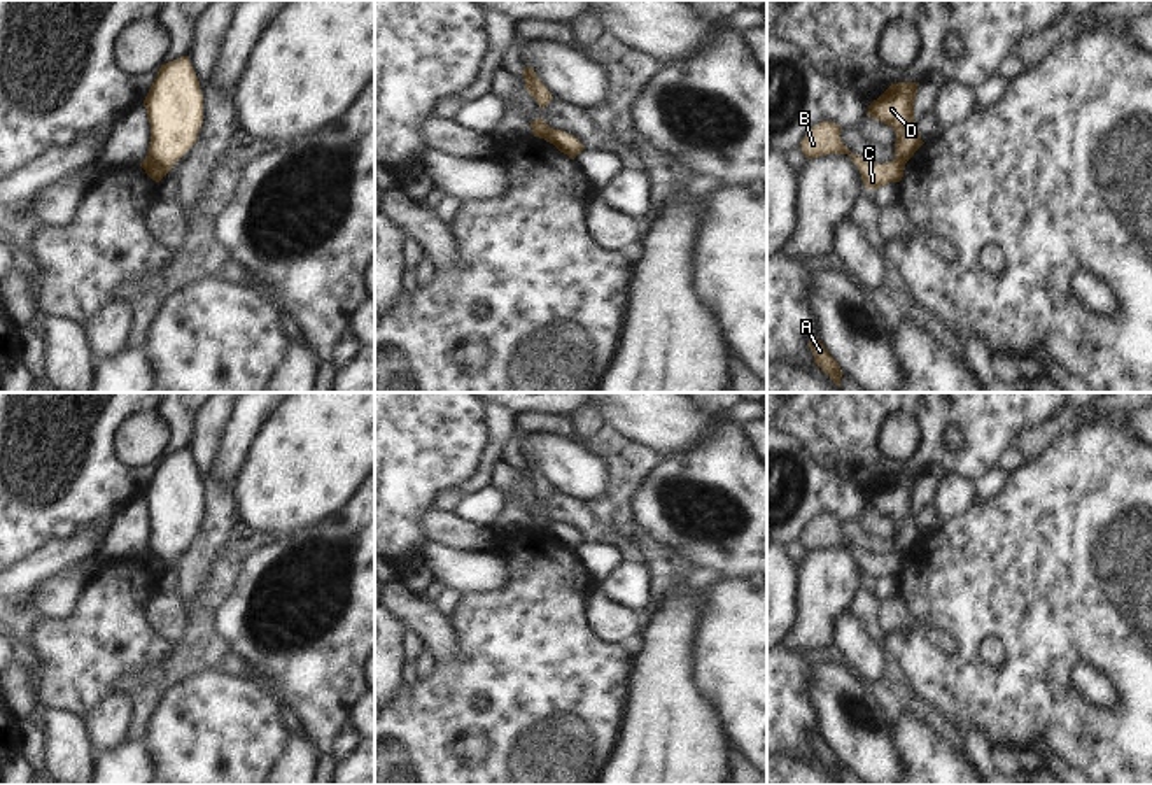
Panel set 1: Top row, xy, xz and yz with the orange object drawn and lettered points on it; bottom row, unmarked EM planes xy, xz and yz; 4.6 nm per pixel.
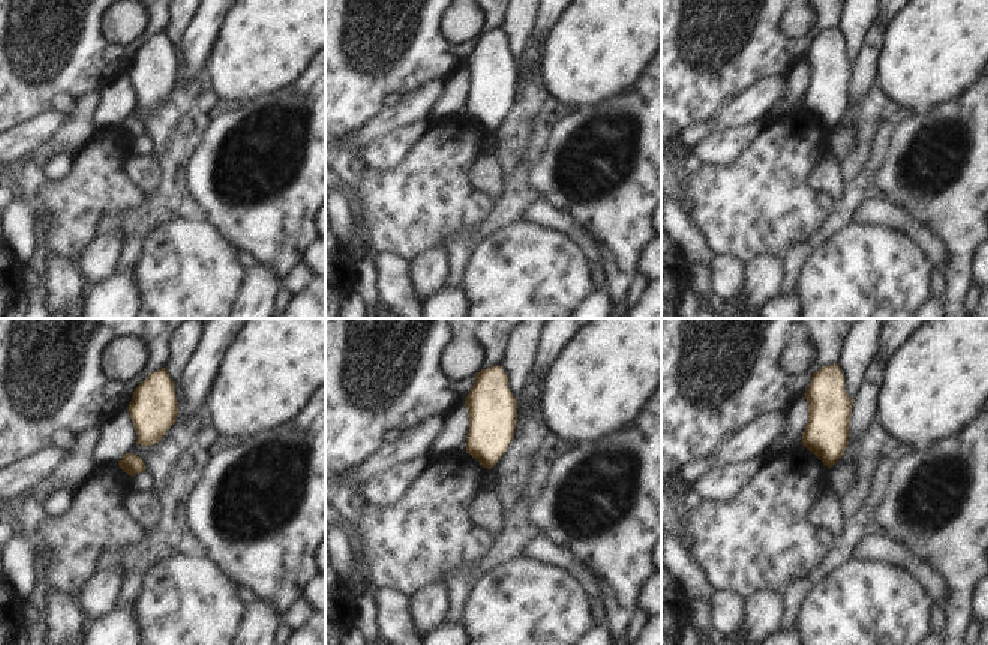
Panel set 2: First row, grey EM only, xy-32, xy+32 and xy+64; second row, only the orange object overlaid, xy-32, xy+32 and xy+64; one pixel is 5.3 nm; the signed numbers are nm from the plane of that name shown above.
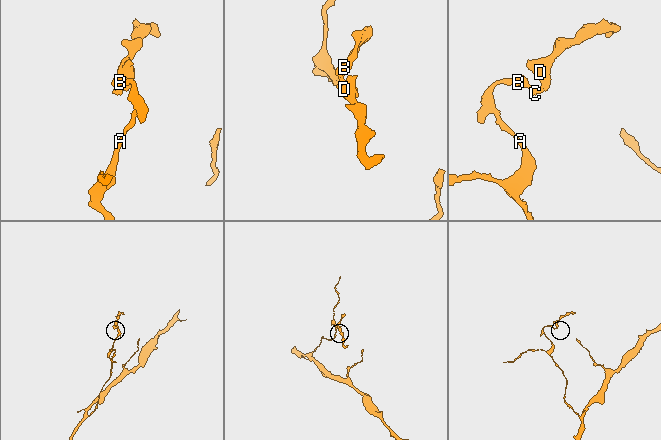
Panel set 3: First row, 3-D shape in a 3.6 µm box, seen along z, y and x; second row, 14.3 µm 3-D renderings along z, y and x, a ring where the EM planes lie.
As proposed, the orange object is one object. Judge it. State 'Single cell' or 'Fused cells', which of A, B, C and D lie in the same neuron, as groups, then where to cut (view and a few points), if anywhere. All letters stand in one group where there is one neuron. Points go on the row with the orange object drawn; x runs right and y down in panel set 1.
Fused cells. Groups: A B C / D. Split along xy (147, 156), (167, 172).

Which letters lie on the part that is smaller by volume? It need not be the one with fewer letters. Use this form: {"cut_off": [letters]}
{"cut_off": ["D"]}

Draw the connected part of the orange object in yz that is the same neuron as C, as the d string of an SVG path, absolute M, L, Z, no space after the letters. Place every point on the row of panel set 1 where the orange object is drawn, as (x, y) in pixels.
M821 121L812 126L800 142L800 149L807 159L826 154L847 154L861 173L867 189L879 189L889 182L900 182L903 177L905 163L893 159L889 163L874 163L863 156L853 154L840 138L842 128L832 121Z

